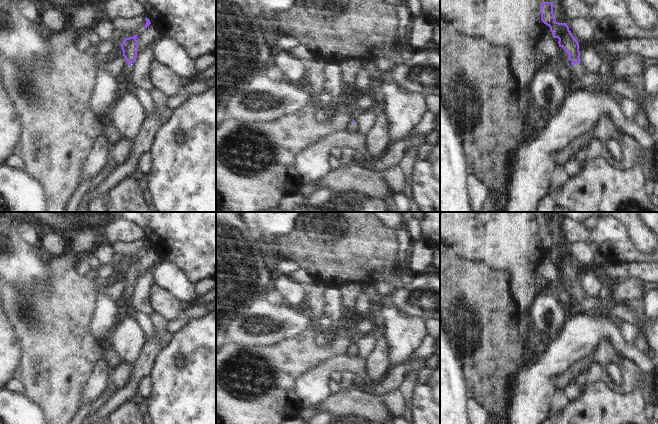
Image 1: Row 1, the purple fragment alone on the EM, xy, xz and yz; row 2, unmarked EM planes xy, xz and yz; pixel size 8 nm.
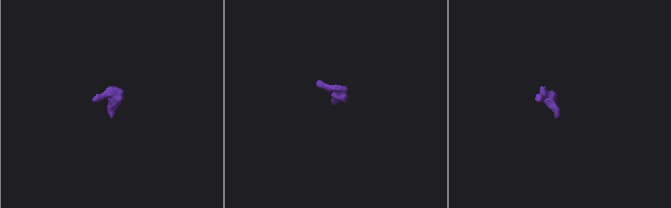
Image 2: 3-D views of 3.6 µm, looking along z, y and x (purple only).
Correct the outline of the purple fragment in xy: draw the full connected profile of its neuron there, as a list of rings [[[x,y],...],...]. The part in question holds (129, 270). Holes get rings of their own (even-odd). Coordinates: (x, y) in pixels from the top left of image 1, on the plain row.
[[[137,259],[129,262],[125,262],[123,267],[120,269],[123,275],[123,280],[125,281],[127,287],[121,294],[125,303],[129,302],[129,298],[131,296],[131,288],[135,285],[138,276],[138,268],[137,268]]]

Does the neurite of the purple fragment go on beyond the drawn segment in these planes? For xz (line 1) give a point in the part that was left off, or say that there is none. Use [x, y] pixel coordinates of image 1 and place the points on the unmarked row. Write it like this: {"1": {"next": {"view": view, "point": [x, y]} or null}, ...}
{"1": {"next": {"view": "xz", "point": [351, 349]}}}

